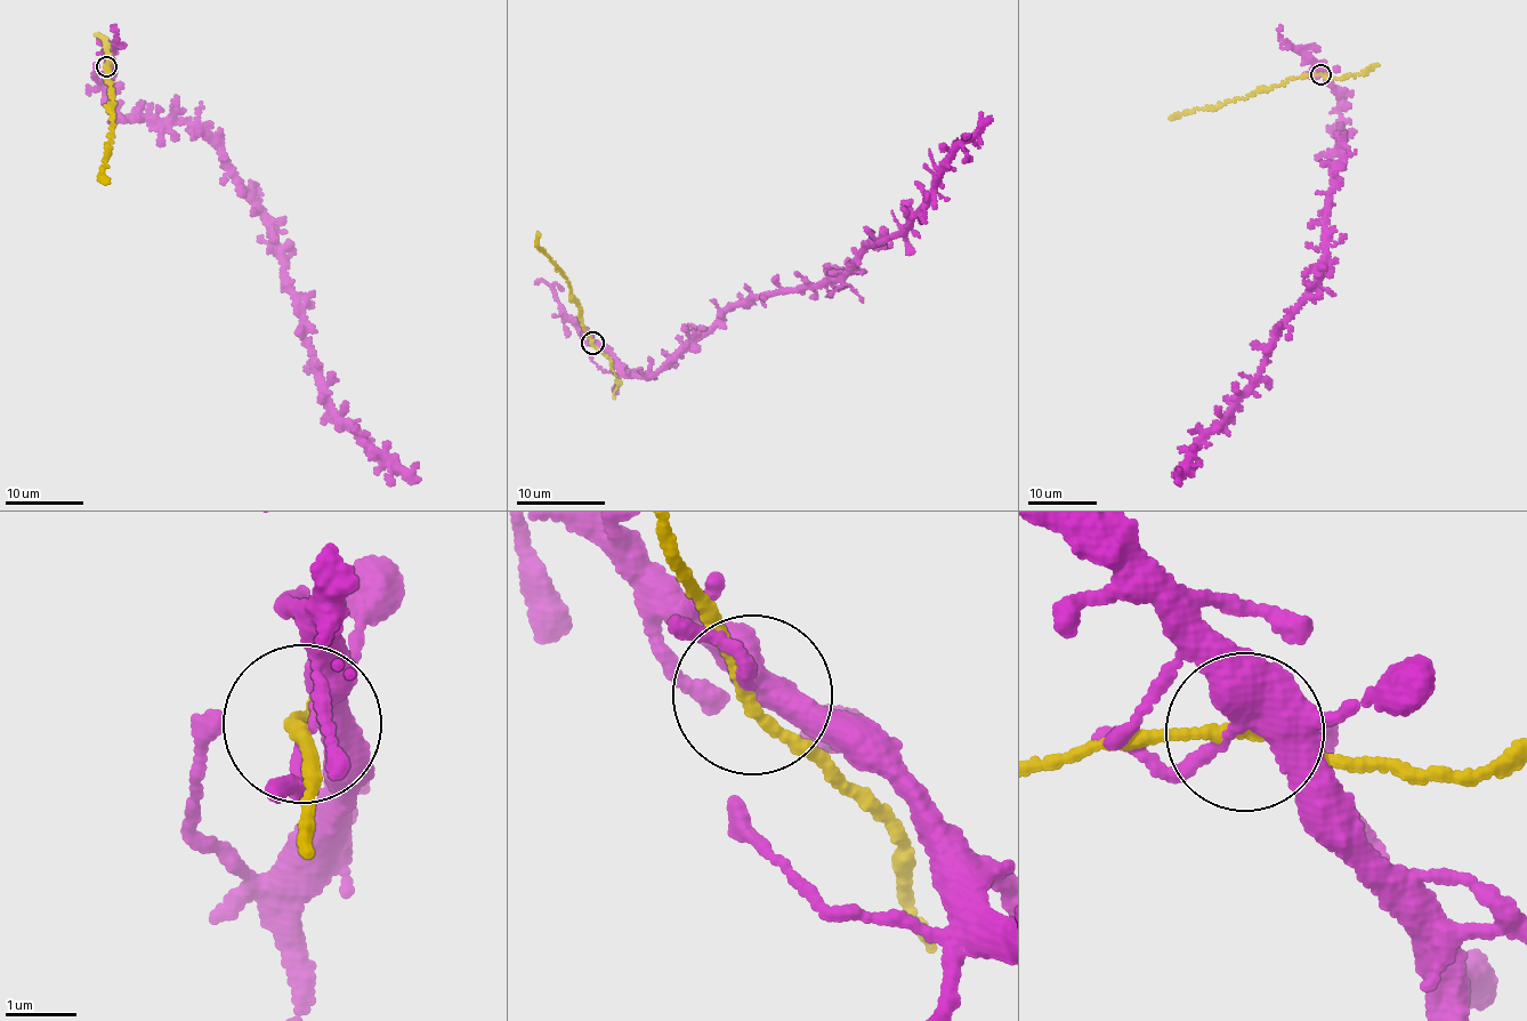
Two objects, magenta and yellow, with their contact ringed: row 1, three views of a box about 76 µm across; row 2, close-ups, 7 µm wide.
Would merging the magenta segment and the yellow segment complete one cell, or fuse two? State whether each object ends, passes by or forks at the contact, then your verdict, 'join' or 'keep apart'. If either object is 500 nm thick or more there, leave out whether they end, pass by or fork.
magenta forks there; yellow passes by; join

